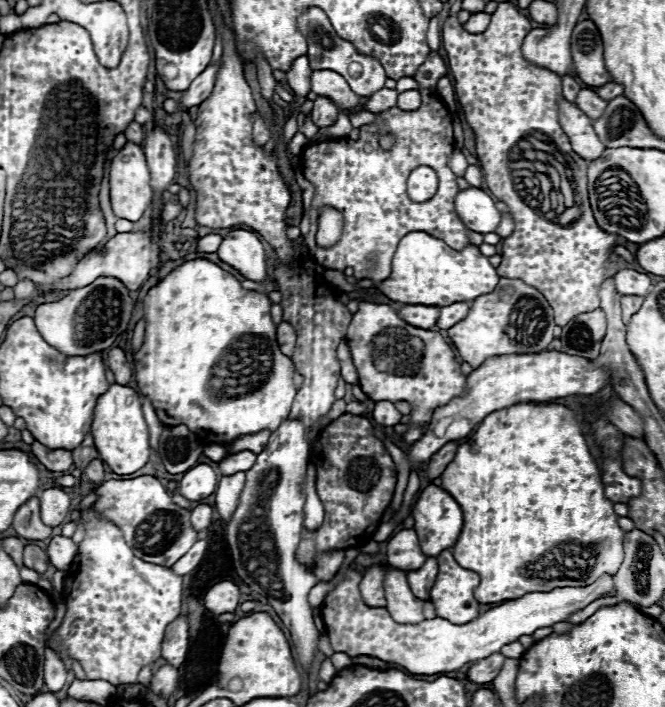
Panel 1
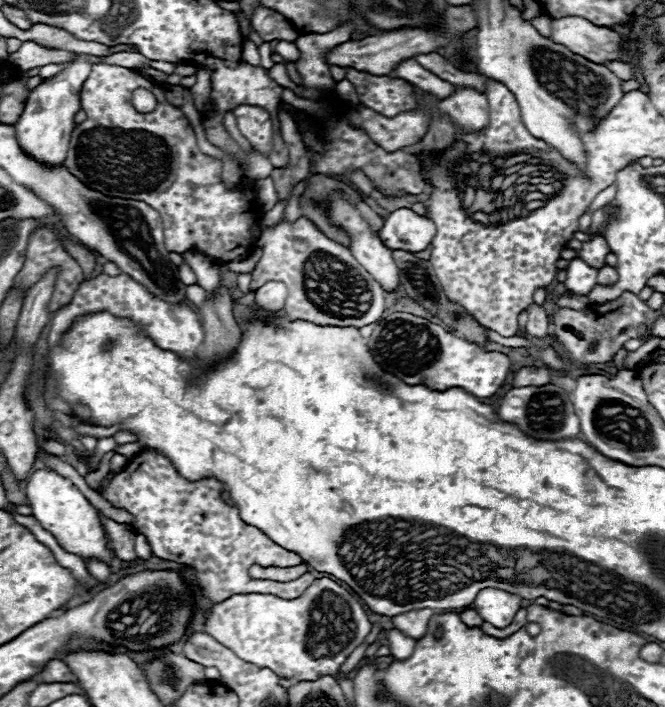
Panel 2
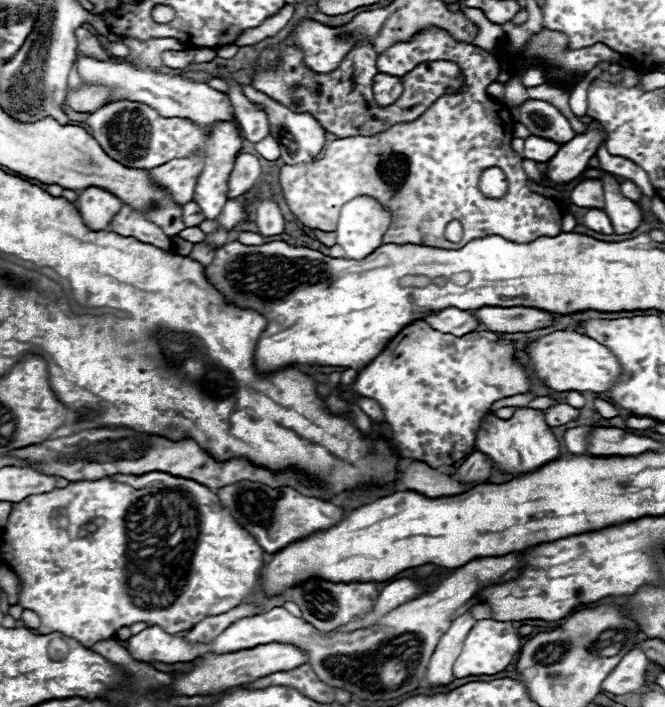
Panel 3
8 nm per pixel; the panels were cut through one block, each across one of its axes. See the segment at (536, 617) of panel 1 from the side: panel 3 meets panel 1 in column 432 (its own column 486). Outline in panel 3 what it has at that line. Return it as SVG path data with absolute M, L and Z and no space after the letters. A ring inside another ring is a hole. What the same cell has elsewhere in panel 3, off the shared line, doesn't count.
M478 620L476 626L468 632L462 652L454 662L454 676L480 676L480 674L498 674L502 672L522 650L522 638L518 636L512 622L496 622L496 620Z

